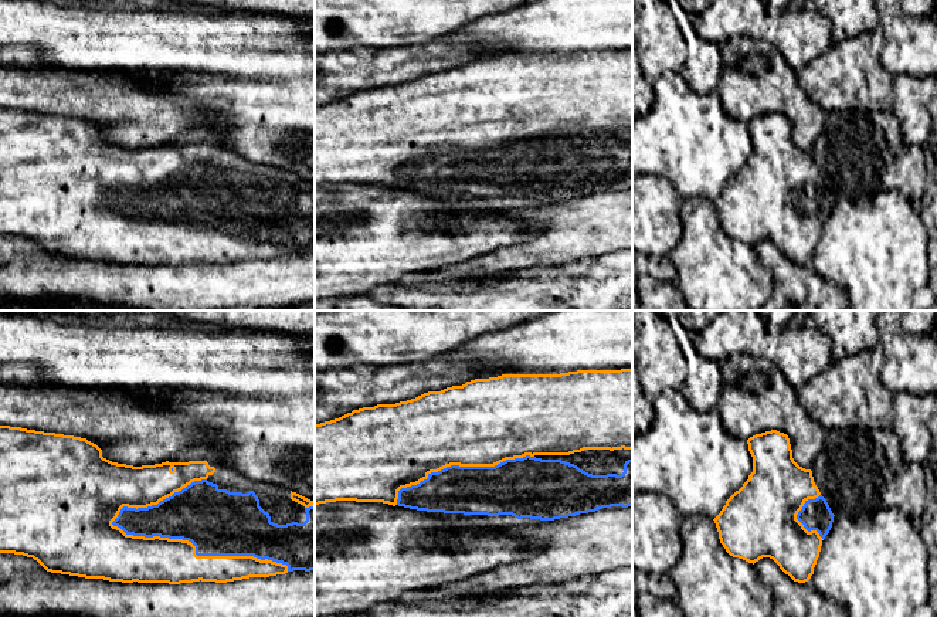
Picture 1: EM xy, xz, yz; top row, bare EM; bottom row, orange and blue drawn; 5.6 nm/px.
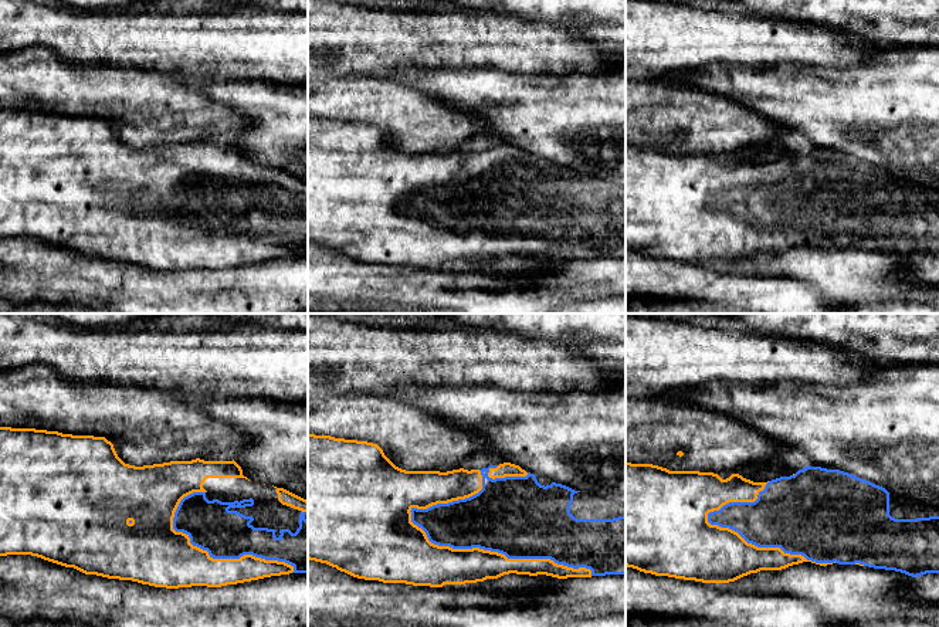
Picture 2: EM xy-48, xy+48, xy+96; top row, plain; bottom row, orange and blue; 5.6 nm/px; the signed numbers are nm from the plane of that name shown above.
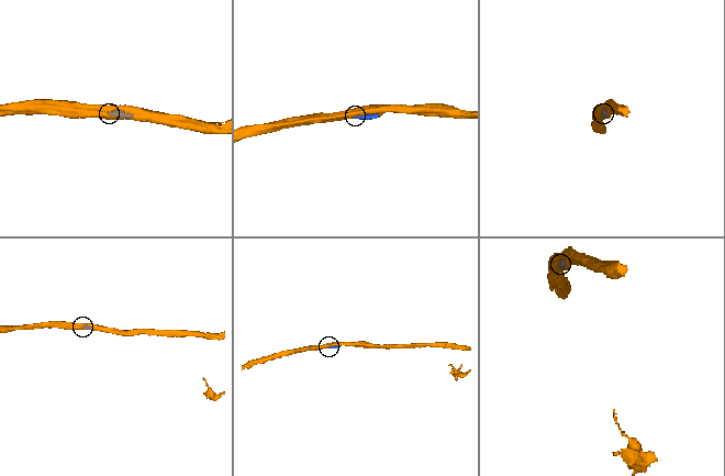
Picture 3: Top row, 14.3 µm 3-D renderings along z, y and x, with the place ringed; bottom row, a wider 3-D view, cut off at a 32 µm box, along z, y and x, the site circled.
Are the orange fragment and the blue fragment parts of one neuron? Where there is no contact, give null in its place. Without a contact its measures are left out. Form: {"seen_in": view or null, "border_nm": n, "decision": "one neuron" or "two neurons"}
{"seen_in": "xy", "border_nm": 1050, "decision": "one neuron"}

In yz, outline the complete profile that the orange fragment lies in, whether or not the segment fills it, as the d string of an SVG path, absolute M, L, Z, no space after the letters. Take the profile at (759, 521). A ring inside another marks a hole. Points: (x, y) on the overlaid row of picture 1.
M771 430L750 437L747 444L753 457L753 472L743 487L726 501L720 513L713 519L720 543L730 556L753 565L763 557L770 557L794 582L805 583L814 574L822 540L829 533L835 515L815 485L812 471L799 467L794 461L787 434Z

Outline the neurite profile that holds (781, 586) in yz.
M763 557L754 566L774 596L773 617L848 617L838 603L794 582L773 559Z

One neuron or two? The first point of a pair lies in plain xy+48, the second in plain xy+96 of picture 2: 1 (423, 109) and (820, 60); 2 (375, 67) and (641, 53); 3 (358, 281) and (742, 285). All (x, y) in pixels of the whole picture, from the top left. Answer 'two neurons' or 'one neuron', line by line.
1: two neurons
2: one neuron
3: one neuron

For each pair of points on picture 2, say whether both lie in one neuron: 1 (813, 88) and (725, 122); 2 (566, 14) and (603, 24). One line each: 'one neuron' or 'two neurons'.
1: two neurons
2: one neuron

